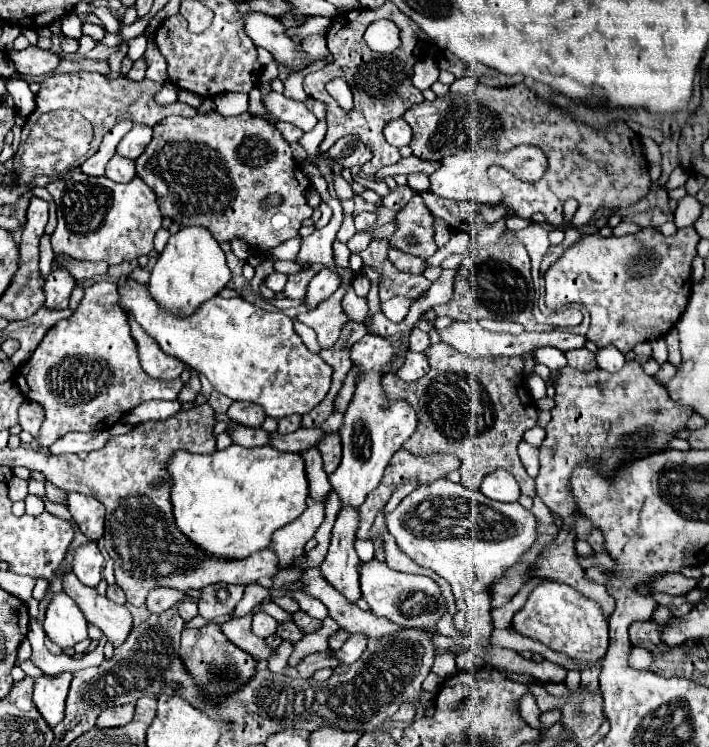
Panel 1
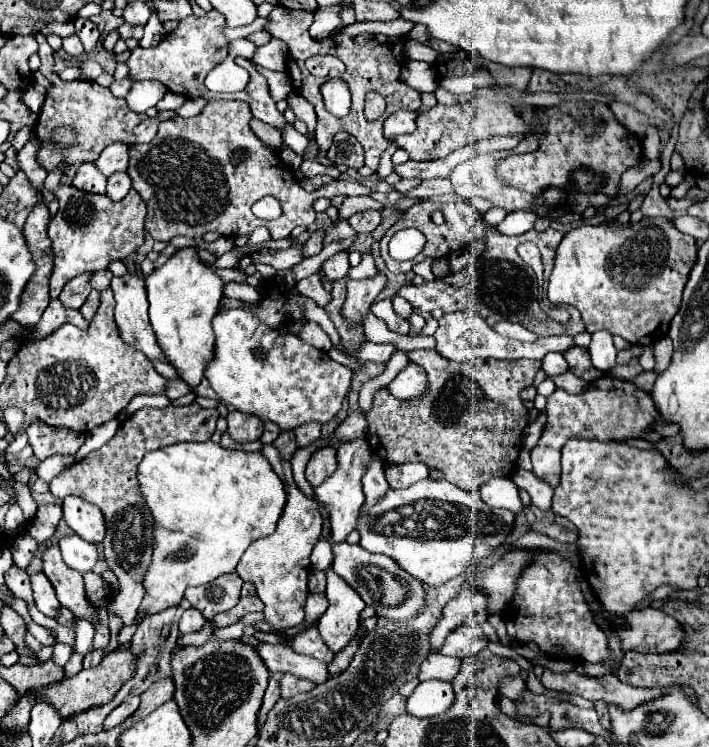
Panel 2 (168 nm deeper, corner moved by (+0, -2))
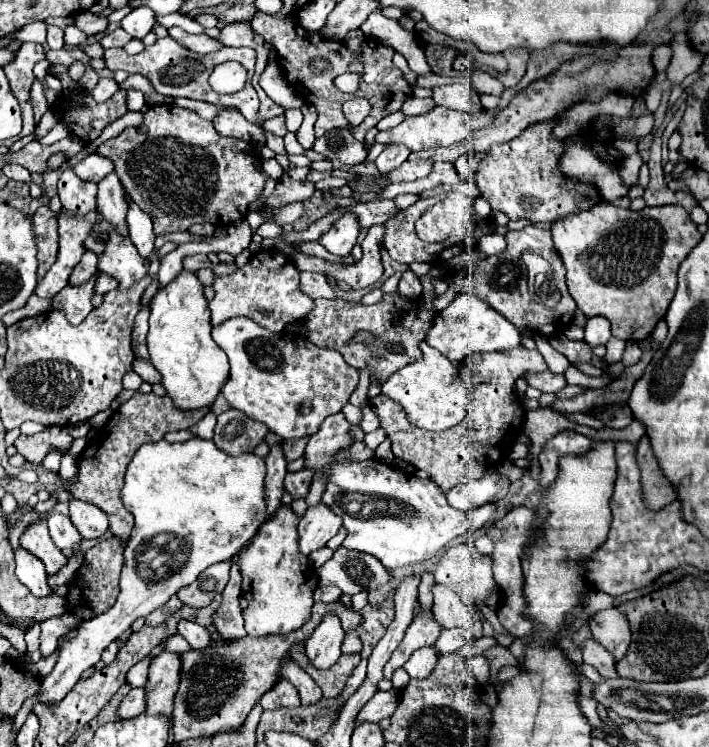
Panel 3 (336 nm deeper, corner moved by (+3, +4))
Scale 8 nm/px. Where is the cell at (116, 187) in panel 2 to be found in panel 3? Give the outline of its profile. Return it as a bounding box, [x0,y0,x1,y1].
[97,174,129,236]

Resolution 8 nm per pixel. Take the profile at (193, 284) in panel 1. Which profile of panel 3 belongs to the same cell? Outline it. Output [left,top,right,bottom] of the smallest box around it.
[147,270,229,410]

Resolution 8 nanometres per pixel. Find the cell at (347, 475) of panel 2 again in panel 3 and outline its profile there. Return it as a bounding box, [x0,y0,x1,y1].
[297,502,341,556]

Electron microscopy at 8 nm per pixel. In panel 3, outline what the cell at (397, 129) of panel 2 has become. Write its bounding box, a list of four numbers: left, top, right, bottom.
[401,96,437,116]

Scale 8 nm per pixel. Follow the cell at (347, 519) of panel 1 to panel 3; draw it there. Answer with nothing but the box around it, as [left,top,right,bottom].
[305,614,345,670]

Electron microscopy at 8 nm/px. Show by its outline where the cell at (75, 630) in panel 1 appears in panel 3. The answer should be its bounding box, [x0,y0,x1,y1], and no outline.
[15,548,51,596]

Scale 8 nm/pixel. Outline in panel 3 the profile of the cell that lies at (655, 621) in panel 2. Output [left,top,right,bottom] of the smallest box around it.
[591,608,631,660]

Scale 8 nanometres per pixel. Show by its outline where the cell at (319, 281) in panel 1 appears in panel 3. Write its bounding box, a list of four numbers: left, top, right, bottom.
[317,212,361,256]

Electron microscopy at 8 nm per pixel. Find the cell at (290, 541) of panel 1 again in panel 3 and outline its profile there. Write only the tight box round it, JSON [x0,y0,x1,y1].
[239,506,317,638]

